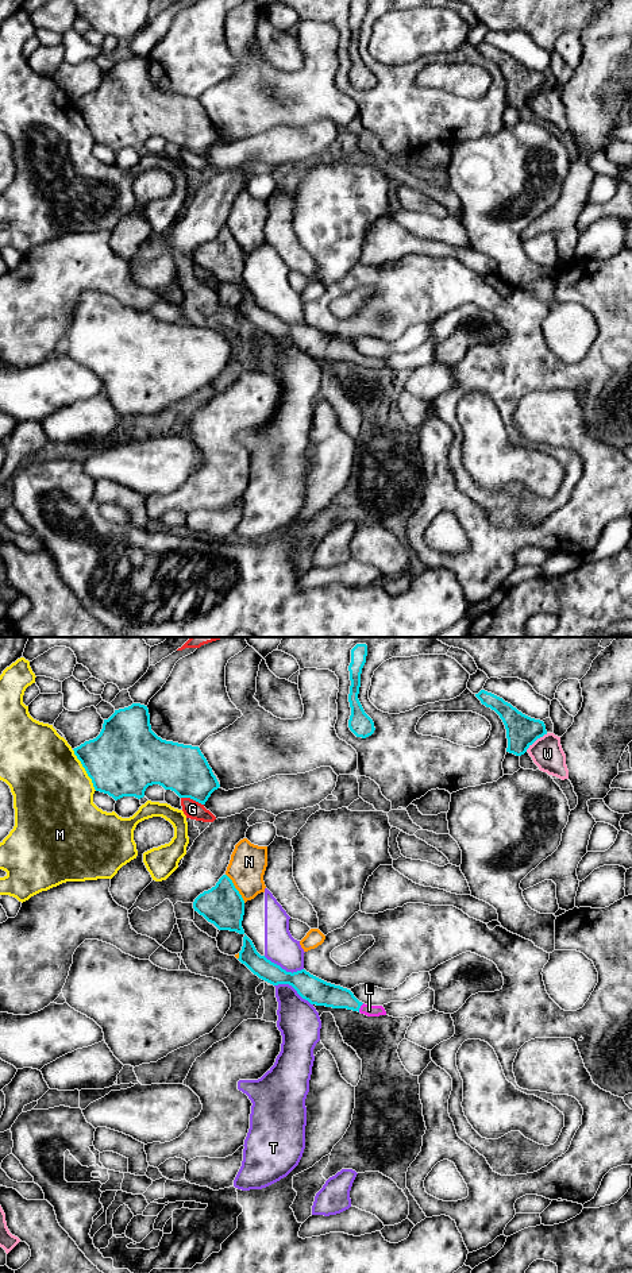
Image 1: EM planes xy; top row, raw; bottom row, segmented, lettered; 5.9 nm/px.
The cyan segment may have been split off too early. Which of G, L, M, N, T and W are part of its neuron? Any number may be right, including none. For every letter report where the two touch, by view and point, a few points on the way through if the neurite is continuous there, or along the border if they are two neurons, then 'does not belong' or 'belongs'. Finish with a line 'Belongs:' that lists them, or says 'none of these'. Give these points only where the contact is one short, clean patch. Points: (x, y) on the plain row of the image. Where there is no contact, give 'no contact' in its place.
G: meets cyan in xy at (192, 150); does not belong
L: meets cyan in xy at (359, 359); runs through xy (320, 344), (343, 350), (359, 359), (369, 362); belongs
M: meets cyan in xy at (85, 122); does not belong
N: meets cyan in xy at (235, 240); does not belong
T: meets cyan in xy at (293, 339); border along xy (274, 336), (289, 336), (312, 357); does not belong
W: meets cyan in xy at (536, 91); does not belong
Belongs: L

